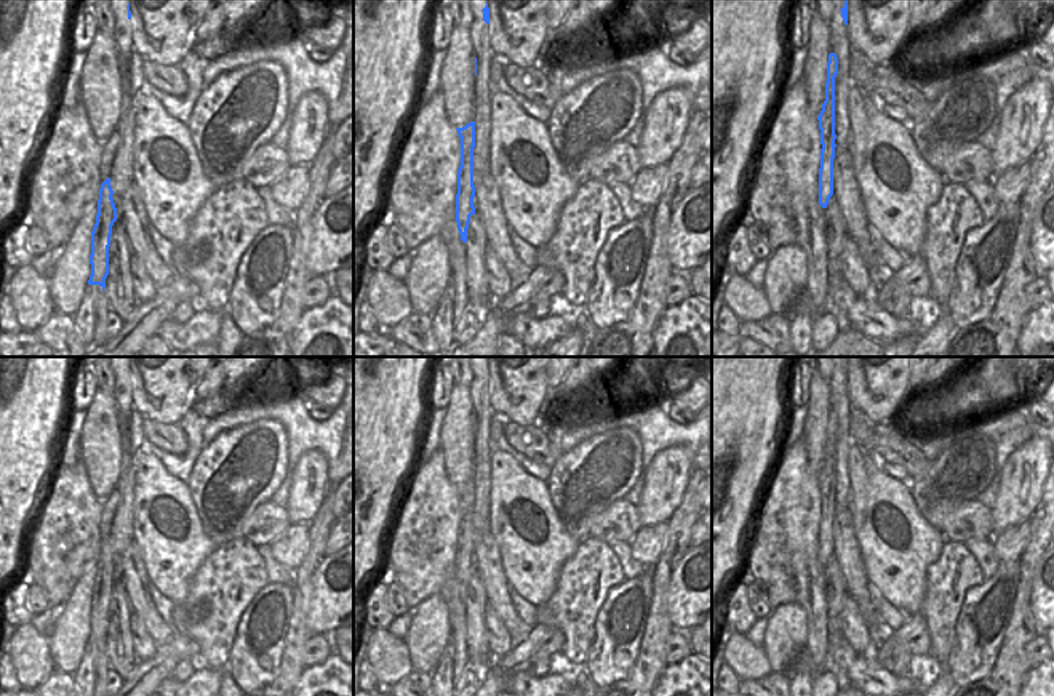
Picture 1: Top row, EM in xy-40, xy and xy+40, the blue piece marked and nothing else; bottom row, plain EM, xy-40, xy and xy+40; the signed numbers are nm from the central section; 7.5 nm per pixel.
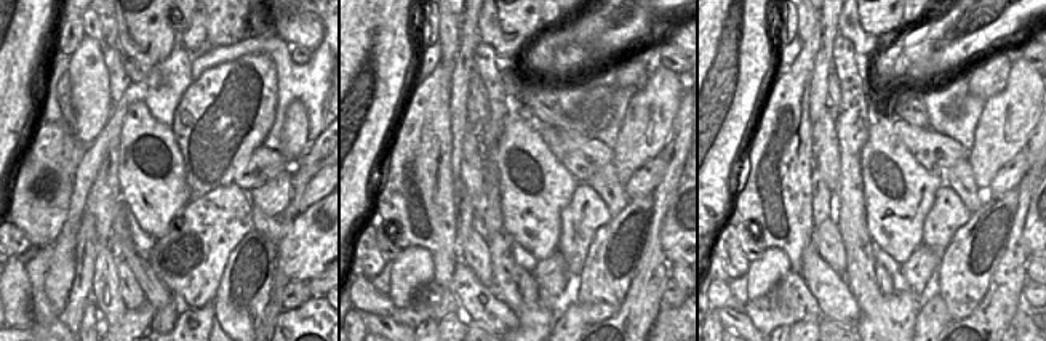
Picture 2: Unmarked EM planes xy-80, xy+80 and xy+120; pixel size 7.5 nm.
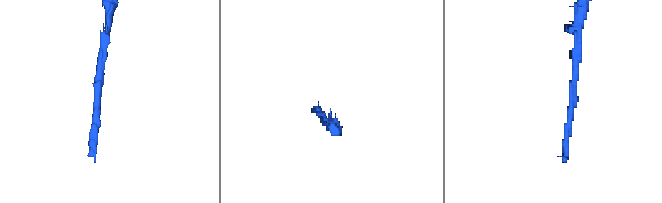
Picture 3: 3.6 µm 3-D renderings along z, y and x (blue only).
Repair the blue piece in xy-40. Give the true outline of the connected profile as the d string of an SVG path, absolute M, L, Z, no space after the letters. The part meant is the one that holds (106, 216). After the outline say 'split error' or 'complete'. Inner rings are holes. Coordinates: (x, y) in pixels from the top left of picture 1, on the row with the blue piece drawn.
M107 178L99 189L96 224L91 232L90 288L83 296L80 307L72 315L77 333L88 349L94 346L93 328L96 325L96 298L101 291L104 291L106 278L109 275L110 235L112 226L117 221L114 198L115 195L110 186L110 178Z; split error

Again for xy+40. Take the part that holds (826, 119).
M835 53L828 54L825 101L817 117L820 130L820 168L819 168L819 205L827 208L833 195L833 158L835 139L838 134L838 58Z; split error

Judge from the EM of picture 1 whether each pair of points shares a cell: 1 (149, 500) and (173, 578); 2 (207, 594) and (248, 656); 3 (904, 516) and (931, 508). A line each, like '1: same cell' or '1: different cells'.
1: same cell
2: different cells
3: different cells

